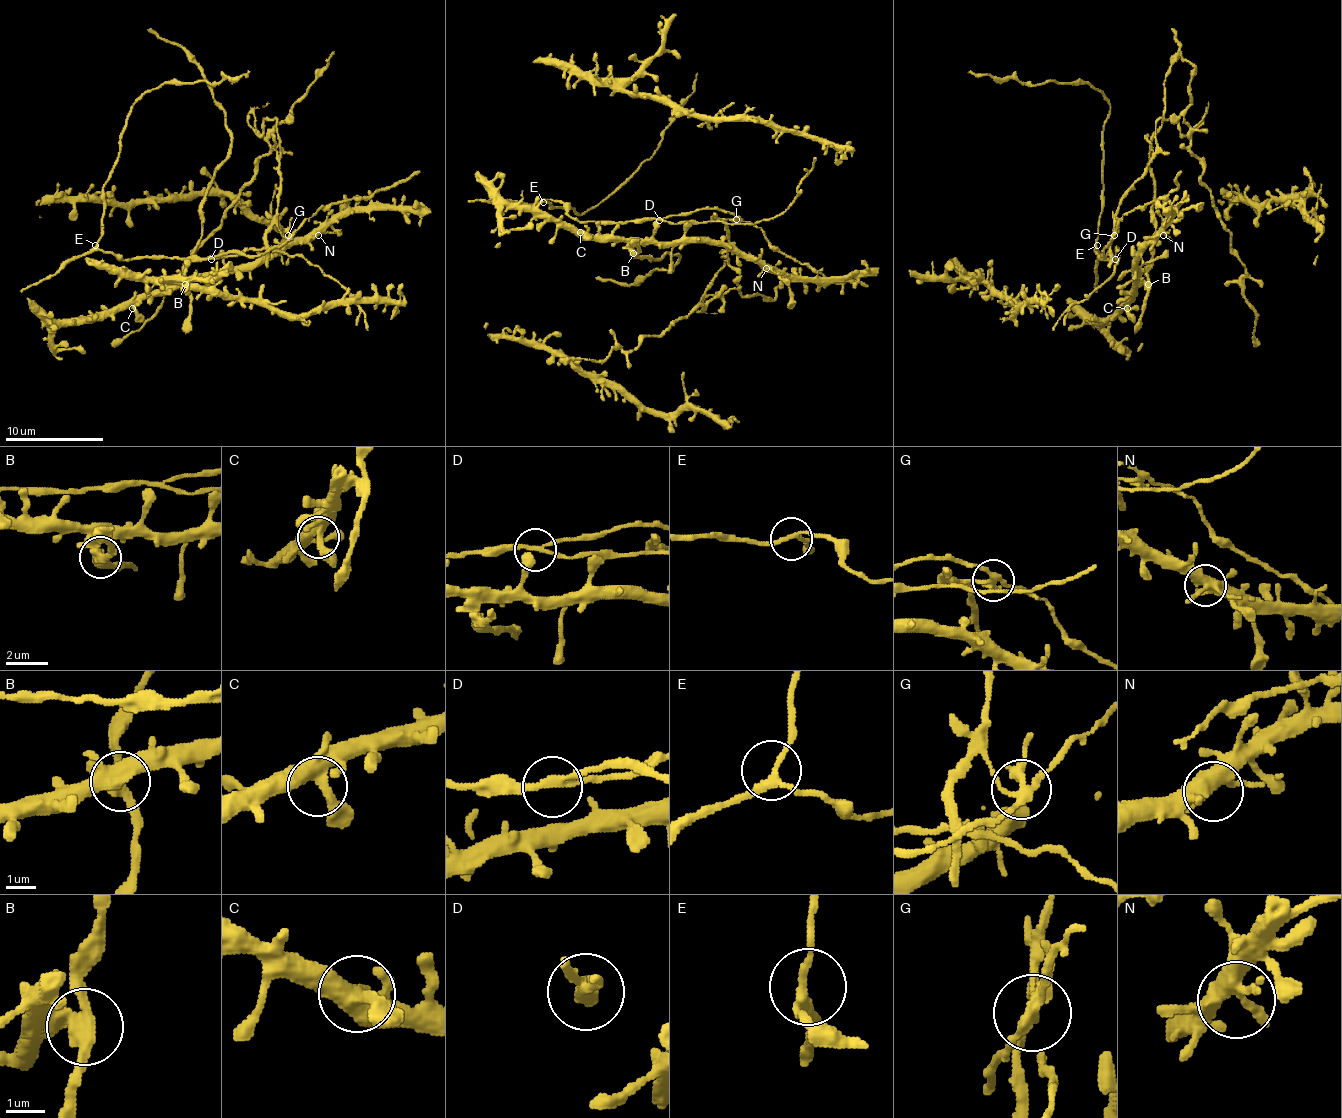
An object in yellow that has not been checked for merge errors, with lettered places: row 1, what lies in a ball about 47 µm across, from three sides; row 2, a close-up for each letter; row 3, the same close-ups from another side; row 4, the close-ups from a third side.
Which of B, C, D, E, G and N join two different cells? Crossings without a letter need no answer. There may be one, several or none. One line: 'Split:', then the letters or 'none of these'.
Split: B, D, G

